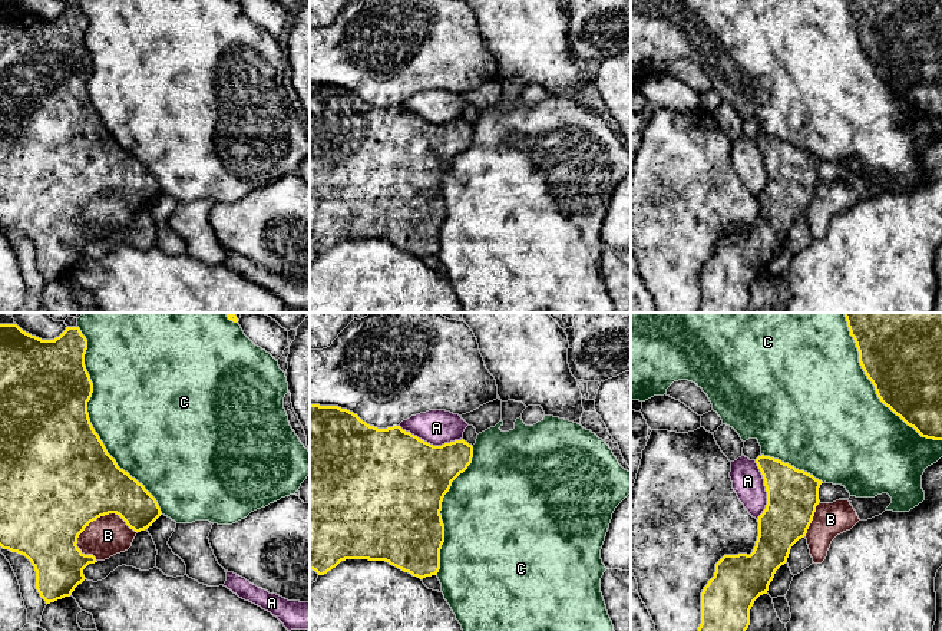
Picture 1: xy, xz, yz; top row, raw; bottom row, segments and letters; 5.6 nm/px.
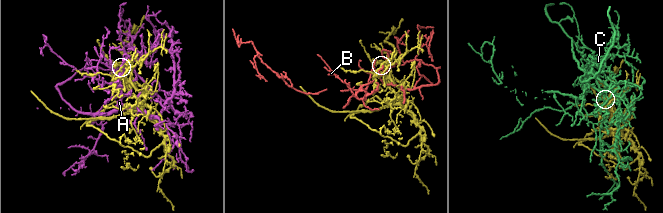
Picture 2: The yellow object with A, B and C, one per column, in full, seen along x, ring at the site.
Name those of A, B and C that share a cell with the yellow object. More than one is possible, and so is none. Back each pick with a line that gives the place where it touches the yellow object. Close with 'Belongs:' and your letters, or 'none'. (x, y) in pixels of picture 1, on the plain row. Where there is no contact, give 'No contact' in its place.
Belongs: none

